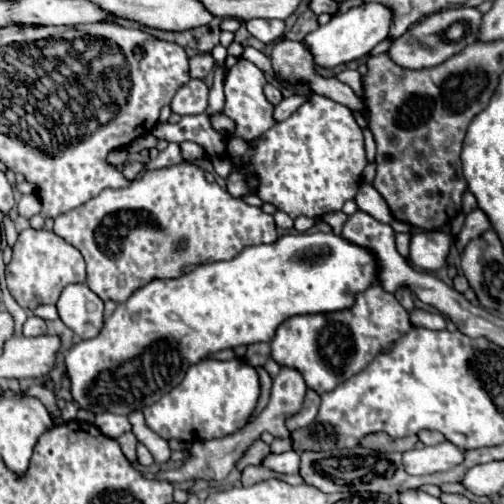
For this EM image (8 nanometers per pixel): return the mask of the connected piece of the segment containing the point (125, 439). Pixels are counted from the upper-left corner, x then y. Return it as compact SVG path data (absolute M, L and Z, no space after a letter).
M126 433L126 435L120 435L118 439L118 445L122 447L122 453L128 457L128 461L132 461L132 463L136 463L136 437L134 437L134 433Z

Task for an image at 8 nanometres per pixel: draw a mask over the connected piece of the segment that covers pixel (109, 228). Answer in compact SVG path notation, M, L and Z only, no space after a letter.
M186 161L166 169L150 169L128 187L98 193L94 199L82 203L82 207L58 215L54 219L54 233L82 253L86 261L88 287L102 301L112 299L116 303L126 301L152 279L176 279L202 263L228 261L244 247L274 243L278 239L272 215L264 213L260 207L244 203L242 199L234 199L218 183L208 183L204 171Z

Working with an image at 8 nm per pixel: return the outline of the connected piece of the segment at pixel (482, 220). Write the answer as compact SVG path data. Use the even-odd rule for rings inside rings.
M476 207L474 211L470 211L470 213L466 215L464 227L462 227L462 231L460 231L460 235L458 235L458 241L456 241L458 251L464 251L464 247L466 247L466 243L468 243L470 239L482 235L482 233L488 231L488 229L490 229L490 221L488 221L486 213L484 213L482 209L478 209L478 207Z

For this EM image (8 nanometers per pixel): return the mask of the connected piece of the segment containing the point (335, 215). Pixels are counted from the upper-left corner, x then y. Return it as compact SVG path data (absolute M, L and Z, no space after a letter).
M332 211L332 213L326 213L322 219L332 227L332 231L334 231L336 235L340 235L342 225L344 225L344 221L348 219L348 215L342 213L342 211Z

